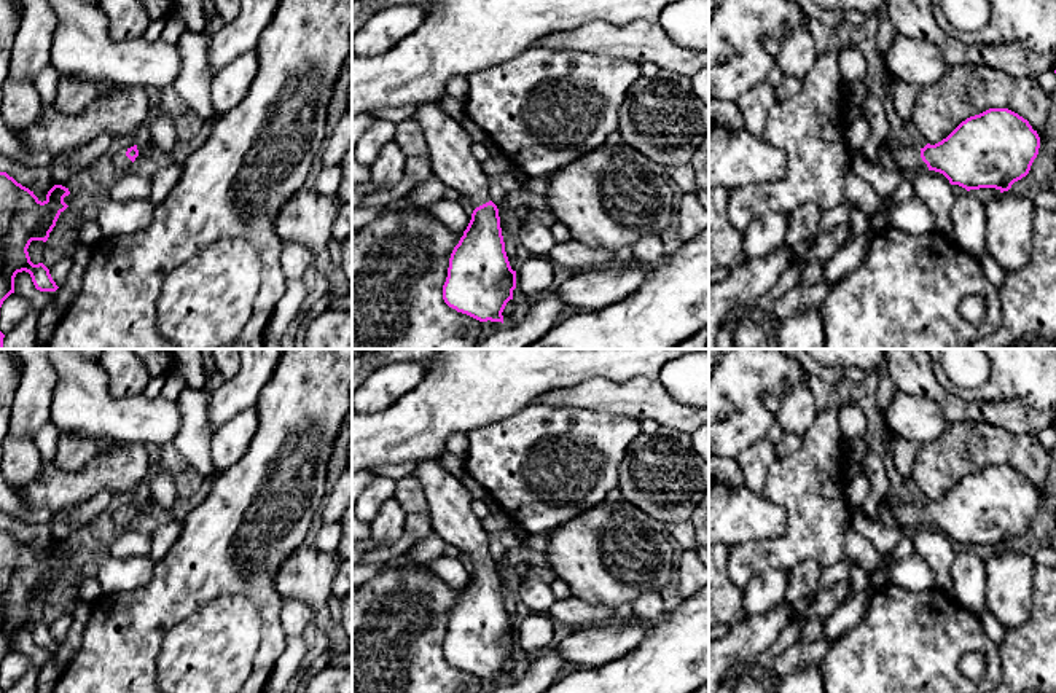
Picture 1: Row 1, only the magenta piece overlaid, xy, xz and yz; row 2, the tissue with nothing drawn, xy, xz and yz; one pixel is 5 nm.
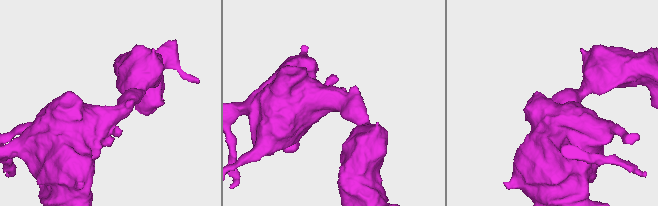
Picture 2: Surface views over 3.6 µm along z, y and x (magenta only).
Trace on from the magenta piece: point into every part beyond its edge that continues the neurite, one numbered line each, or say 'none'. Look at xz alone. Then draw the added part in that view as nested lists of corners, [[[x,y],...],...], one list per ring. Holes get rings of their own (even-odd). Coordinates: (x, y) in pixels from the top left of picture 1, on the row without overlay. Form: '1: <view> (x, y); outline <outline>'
1: xz (449, 502); outline [[[438,457],[419,460],[414,476],[424,486],[433,532],[467,553],[475,566],[489,559],[491,538],[475,516],[473,497],[460,478],[446,472]]]

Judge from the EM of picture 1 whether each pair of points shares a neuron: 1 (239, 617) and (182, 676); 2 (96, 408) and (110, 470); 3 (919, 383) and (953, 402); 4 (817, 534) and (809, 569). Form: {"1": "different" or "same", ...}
{"1": "same", "2": "different", "3": "same", "4": "different"}

